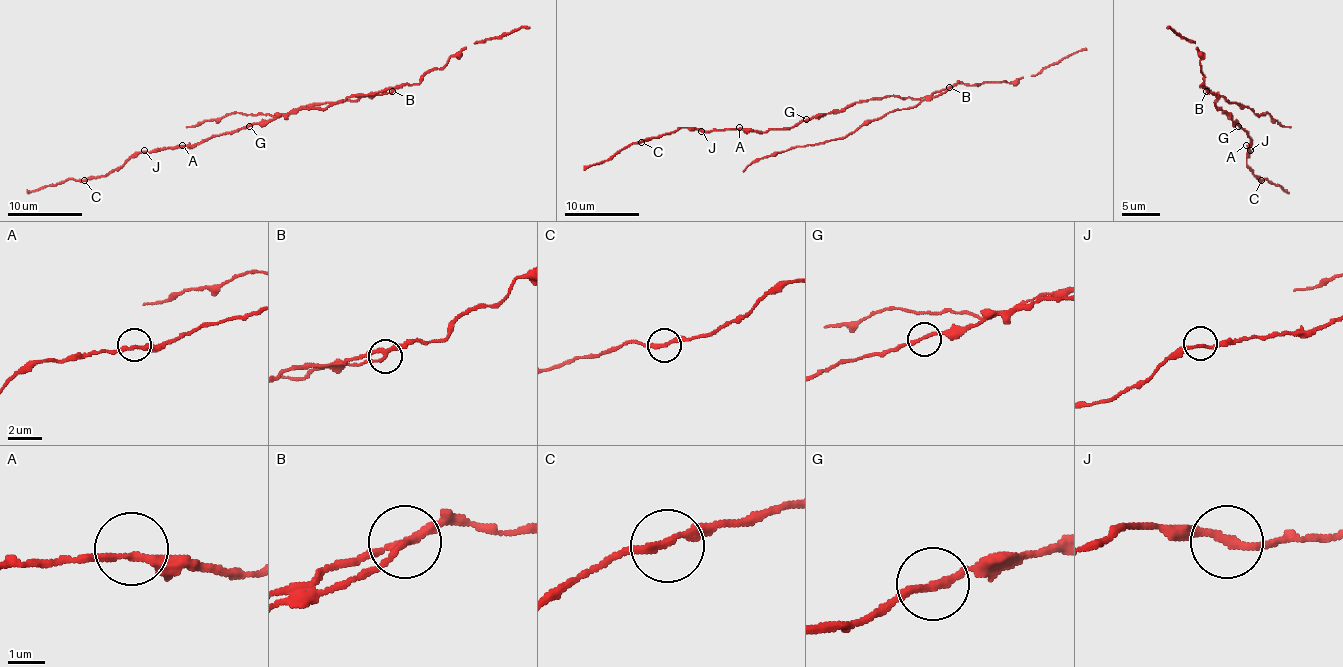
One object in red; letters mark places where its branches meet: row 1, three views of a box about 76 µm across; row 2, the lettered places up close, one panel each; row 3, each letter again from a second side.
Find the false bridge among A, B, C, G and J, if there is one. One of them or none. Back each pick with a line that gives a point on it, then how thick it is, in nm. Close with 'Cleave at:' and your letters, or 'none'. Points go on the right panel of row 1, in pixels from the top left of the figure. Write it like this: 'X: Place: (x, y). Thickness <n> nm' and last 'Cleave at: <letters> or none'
B: Place: (1206, 91). Thickness 240 nm
Cleave at: B

